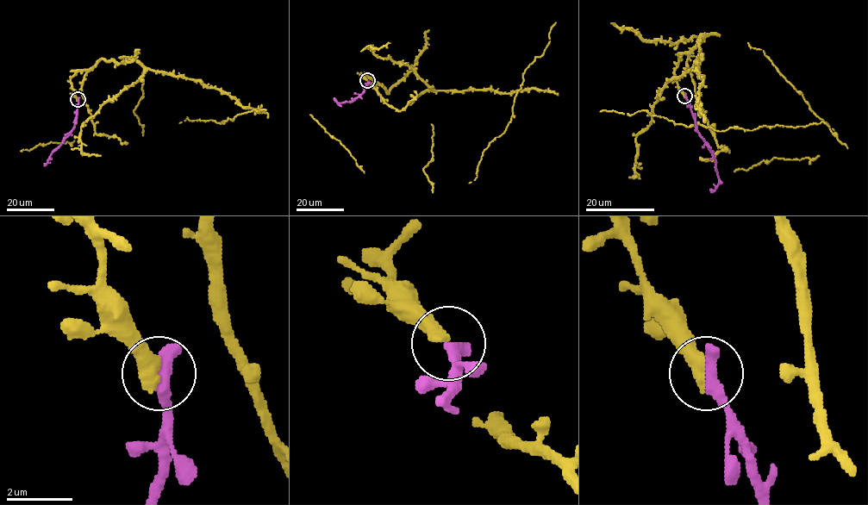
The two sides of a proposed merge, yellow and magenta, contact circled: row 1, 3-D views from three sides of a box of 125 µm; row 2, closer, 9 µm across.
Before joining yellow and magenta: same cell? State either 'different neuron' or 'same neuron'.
same neuron

